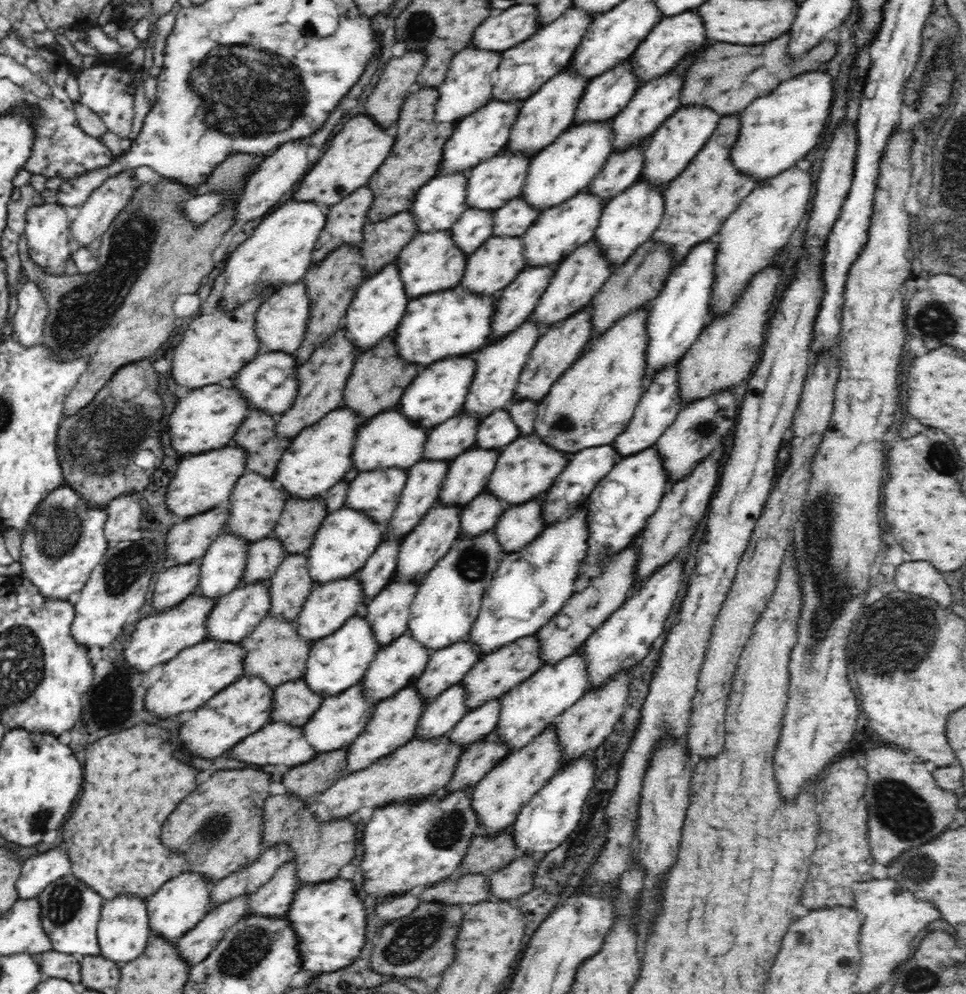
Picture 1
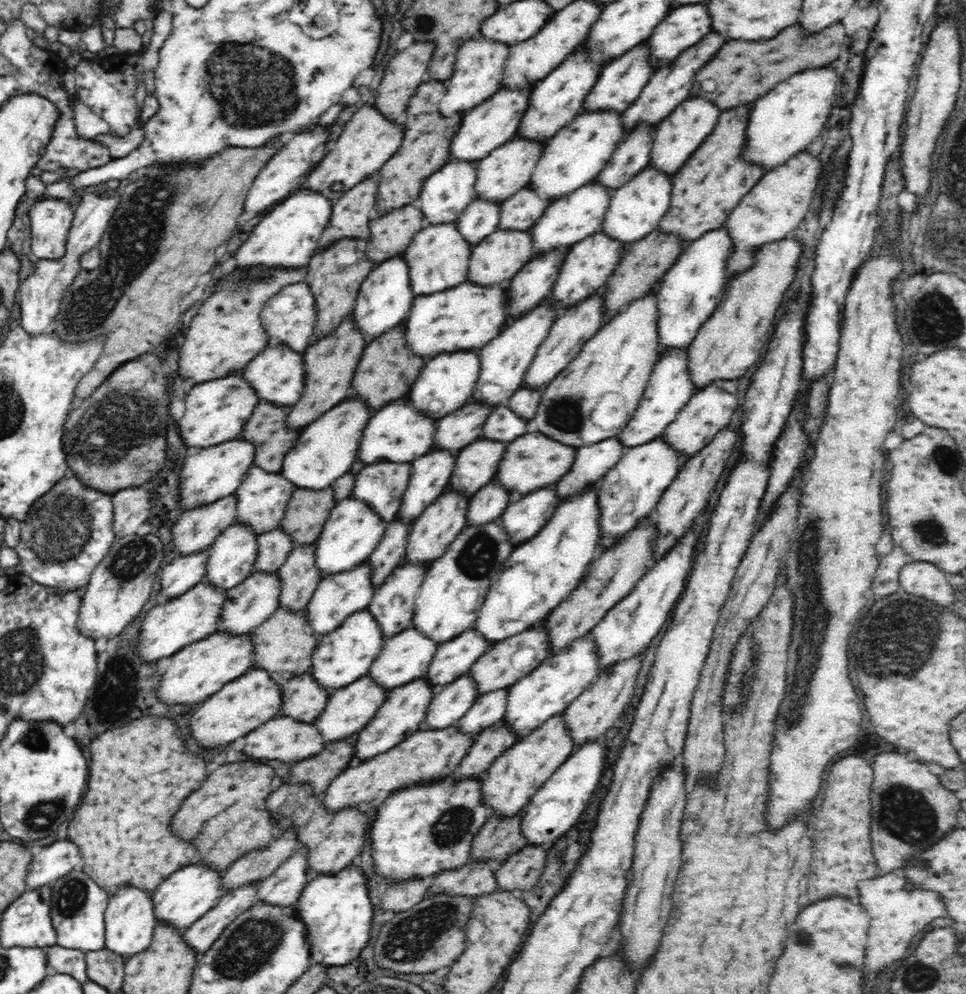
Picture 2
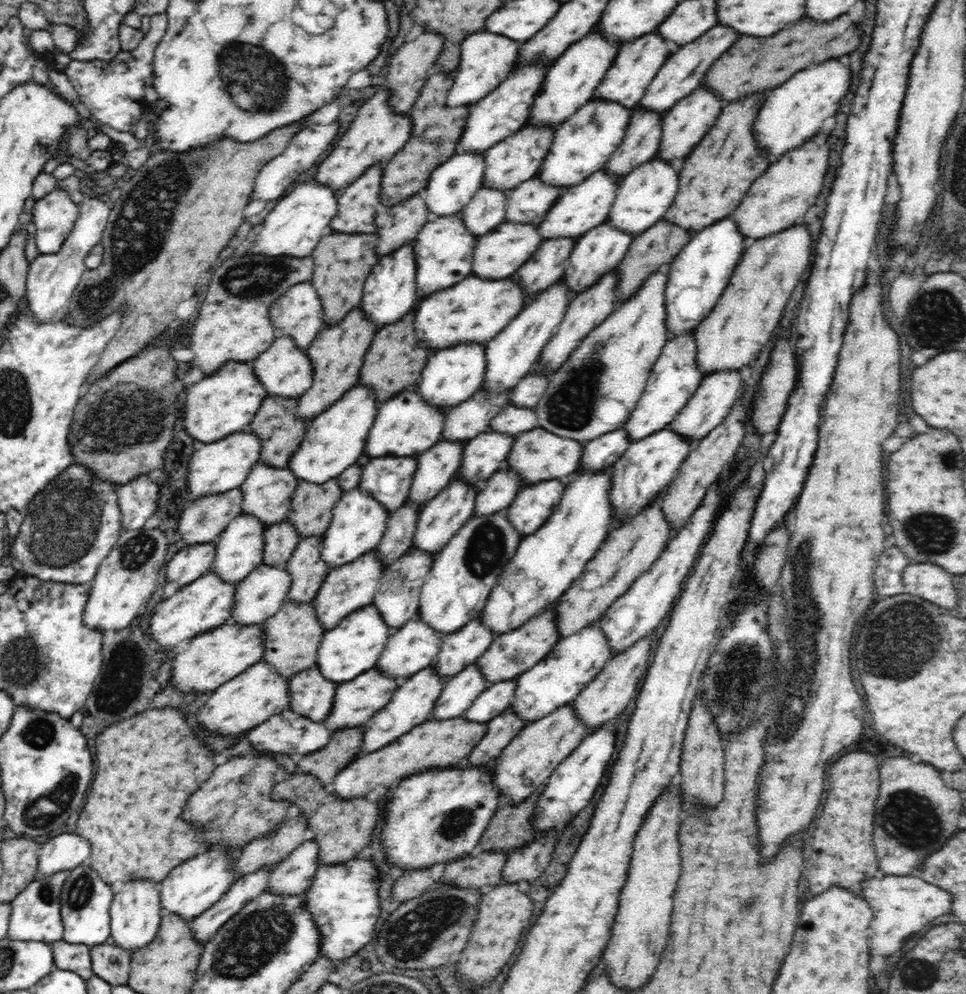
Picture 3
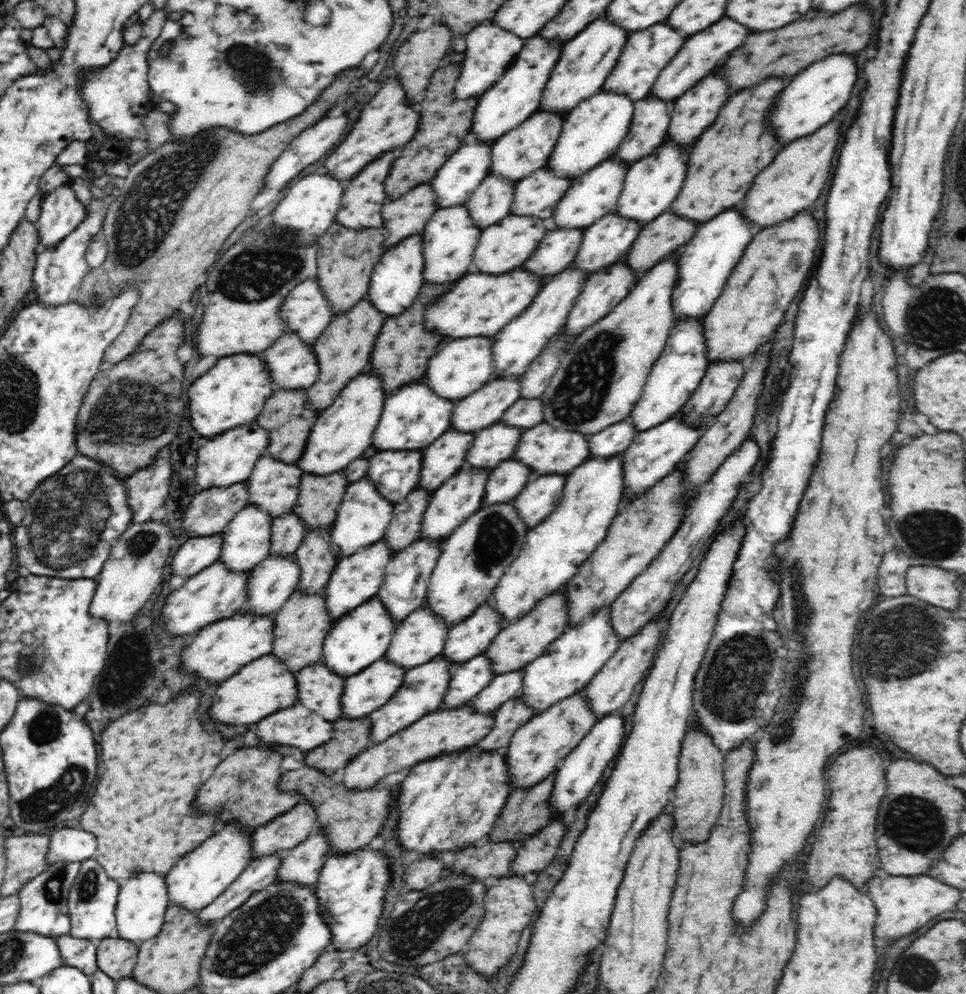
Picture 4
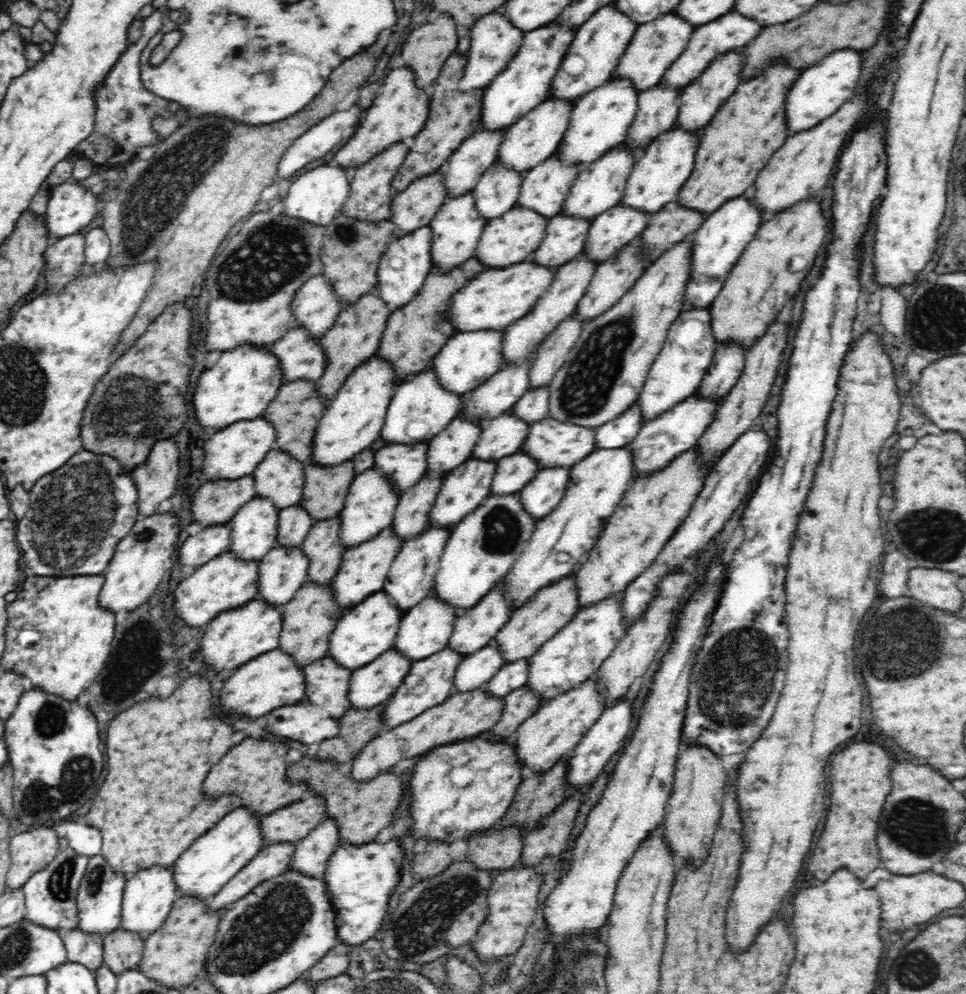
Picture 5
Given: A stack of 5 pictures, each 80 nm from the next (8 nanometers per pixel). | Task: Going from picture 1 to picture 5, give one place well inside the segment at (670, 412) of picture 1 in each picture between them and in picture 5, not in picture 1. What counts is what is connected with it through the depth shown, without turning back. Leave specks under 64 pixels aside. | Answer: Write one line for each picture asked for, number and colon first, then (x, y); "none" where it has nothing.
2: (669, 388)
3: (674, 378)
4: (681, 366)
5: (680, 367)

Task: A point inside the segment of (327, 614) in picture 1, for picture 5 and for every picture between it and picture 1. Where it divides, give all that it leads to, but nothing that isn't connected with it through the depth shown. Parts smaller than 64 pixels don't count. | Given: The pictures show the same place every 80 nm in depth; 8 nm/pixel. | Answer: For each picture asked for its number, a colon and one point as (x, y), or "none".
2: (338, 596)
3: (348, 588)
4: (356, 579)
5: (364, 568)

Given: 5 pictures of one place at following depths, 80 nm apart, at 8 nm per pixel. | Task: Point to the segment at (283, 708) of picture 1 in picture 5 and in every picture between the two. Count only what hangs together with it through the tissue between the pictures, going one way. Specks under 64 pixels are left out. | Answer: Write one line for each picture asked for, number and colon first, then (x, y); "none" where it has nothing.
2: (303, 699)
3: (312, 696)
4: (319, 690)
5: (327, 682)

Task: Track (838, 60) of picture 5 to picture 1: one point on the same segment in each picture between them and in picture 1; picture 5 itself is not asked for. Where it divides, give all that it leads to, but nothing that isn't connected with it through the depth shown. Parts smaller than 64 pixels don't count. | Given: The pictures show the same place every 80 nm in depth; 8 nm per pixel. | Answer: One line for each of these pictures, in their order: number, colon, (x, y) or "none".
1: (779, 129)
2: (784, 122)
3: (794, 111)
4: (816, 95)

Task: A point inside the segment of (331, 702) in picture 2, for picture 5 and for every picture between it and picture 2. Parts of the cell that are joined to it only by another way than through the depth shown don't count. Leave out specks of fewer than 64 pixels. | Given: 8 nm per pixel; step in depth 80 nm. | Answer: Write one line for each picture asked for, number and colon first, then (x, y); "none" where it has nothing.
3: (356, 701)
4: (363, 693)
5: (371, 685)

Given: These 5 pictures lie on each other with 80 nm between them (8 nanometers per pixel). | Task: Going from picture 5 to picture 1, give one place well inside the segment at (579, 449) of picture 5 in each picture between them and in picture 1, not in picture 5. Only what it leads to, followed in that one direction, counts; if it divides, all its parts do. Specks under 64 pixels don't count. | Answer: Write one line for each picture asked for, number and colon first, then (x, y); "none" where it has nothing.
1: (525, 468)
2: (532, 461)
3: (536, 455)
4: (544, 449)

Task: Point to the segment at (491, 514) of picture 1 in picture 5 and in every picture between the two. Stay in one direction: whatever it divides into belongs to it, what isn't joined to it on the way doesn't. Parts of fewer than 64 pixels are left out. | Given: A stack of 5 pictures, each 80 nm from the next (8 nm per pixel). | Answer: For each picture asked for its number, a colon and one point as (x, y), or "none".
2: (487, 505)
3: (498, 492)
4: (504, 483)
5: (515, 471)

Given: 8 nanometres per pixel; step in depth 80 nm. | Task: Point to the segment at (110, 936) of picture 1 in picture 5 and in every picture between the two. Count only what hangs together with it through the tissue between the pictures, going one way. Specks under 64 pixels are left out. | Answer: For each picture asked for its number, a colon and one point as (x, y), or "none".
2: (129, 921)
3: (135, 912)
4: (142, 902)
5: (149, 894)

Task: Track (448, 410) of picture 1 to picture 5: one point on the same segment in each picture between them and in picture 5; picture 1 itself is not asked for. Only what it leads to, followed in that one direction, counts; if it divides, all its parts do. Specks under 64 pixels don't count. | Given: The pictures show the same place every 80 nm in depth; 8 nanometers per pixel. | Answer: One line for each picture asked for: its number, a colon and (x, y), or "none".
2: (446, 382)
3: (451, 375)
4: (461, 366)
5: (469, 358)

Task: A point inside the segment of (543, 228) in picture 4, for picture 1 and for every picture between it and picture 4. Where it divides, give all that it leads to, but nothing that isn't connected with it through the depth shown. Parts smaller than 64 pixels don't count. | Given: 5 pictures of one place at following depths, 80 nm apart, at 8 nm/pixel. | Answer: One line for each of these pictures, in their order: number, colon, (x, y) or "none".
1: (496, 263)
2: (497, 259)
3: (498, 254)

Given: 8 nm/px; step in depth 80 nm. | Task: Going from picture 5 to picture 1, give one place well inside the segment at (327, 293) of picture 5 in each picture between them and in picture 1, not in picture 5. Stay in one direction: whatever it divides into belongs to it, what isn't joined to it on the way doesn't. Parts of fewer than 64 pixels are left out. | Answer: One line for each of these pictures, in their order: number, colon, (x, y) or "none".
1: (282, 319)
2: (289, 317)
3: (298, 313)
4: (305, 310)

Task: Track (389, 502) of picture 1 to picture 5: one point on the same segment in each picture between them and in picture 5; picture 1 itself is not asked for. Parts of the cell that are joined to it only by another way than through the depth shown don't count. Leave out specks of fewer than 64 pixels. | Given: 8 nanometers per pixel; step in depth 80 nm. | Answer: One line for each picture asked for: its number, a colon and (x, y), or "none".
2: (381, 486)
3: (388, 479)
4: (395, 473)
5: (406, 463)

